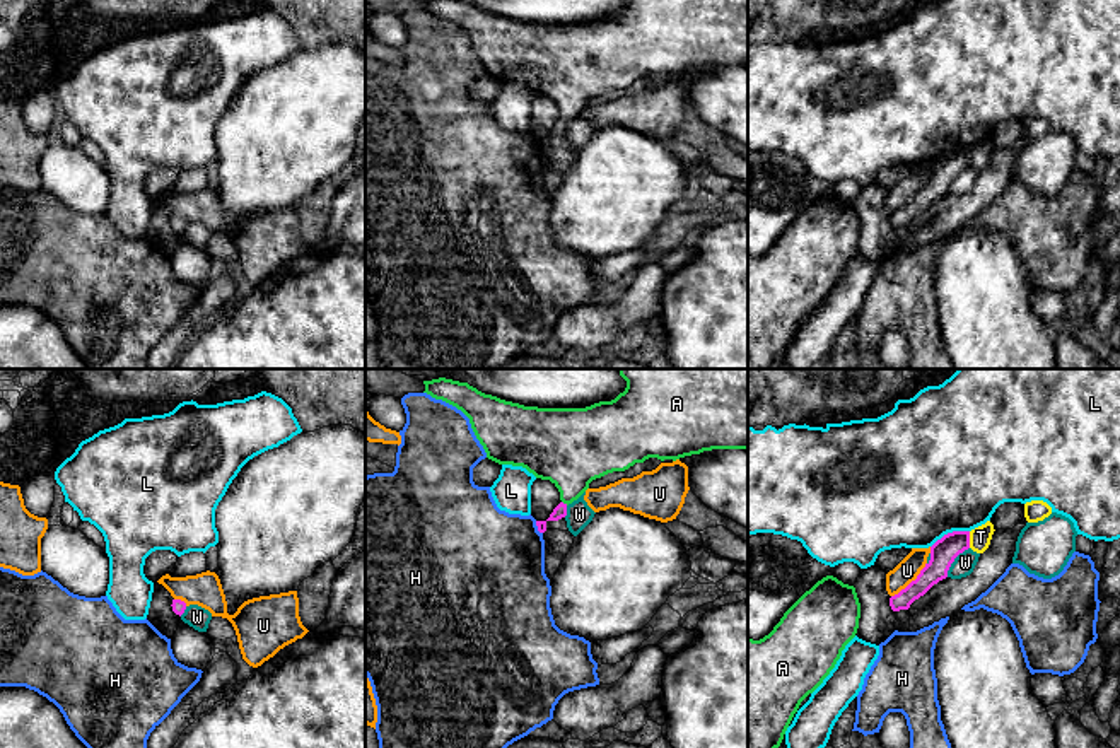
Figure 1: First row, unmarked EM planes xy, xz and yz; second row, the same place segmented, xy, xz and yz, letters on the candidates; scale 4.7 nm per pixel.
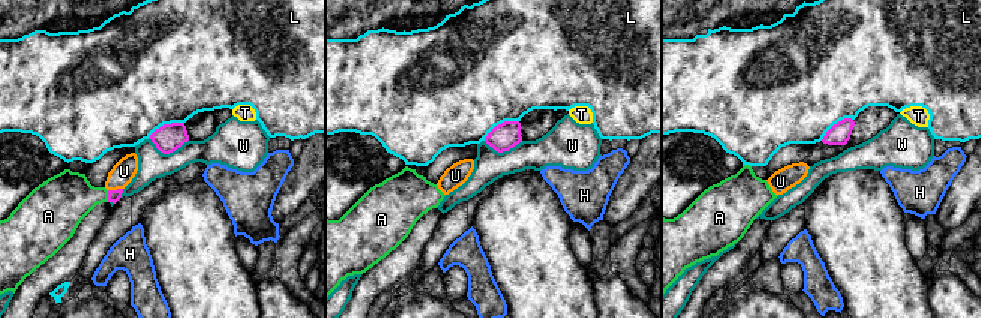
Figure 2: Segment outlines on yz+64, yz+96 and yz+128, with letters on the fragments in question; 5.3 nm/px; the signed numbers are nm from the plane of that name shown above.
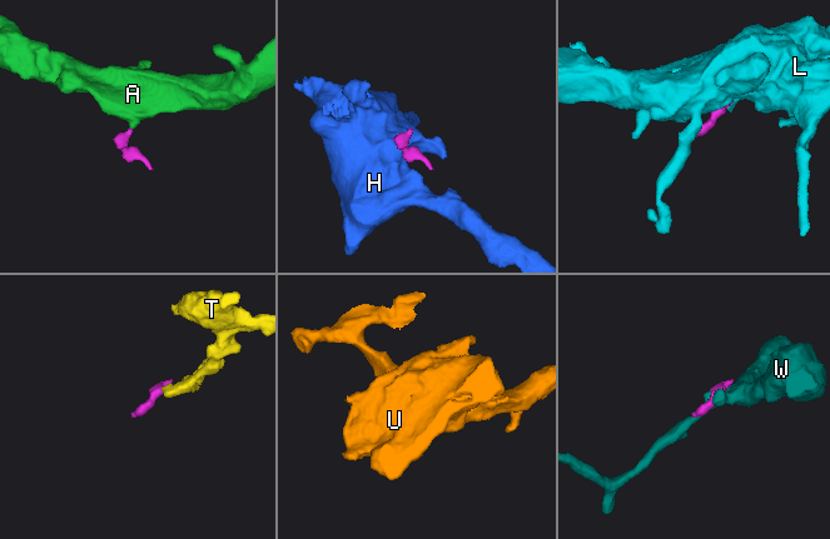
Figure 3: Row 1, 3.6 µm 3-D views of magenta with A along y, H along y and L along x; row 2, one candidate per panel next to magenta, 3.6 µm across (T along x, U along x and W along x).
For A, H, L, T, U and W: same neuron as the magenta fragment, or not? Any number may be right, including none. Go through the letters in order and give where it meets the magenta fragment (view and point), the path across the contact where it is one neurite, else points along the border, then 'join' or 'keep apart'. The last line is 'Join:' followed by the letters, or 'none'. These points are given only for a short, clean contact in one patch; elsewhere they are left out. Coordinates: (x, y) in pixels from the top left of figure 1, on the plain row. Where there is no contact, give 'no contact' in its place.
A: meets magenta in xz at (565, 122); runs through xz (560, 128), (565, 122), (571, 106), (571, 69); join
H: meets magenta in xz at (538, 146); border along xz (535, 139), (542, 151); keep apart
L: meets magenta in yz at (950, 151); keep apart
T: meets magenta in yz at (968, 157); border along yz (968, 149), (970, 164); keep apart
U: meets magenta in yz at (912, 198); border along yz (926, 180), (921, 190), (892, 214); keep apart
W: meets magenta in yz at (953, 178); keep apart
Join: A

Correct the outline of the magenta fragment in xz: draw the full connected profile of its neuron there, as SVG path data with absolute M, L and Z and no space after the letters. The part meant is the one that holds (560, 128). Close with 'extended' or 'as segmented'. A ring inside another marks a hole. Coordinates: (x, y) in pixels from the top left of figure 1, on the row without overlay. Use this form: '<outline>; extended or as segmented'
M423 0L427 12L461 27L483 63L487 75L499 82L522 84L536 96L550 97L560 109L560 121L546 138L567 133L567 123L577 118L596 96L625 89L649 75L680 77L712 67L748 67L748 0L627 0L611 19L586 26L538 26L485 12L468 0Z; extended

